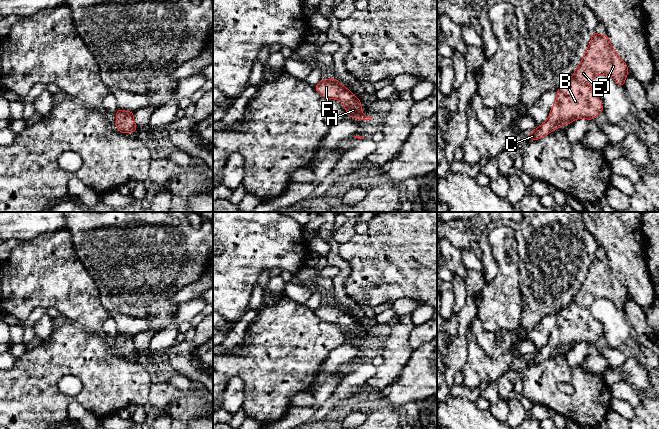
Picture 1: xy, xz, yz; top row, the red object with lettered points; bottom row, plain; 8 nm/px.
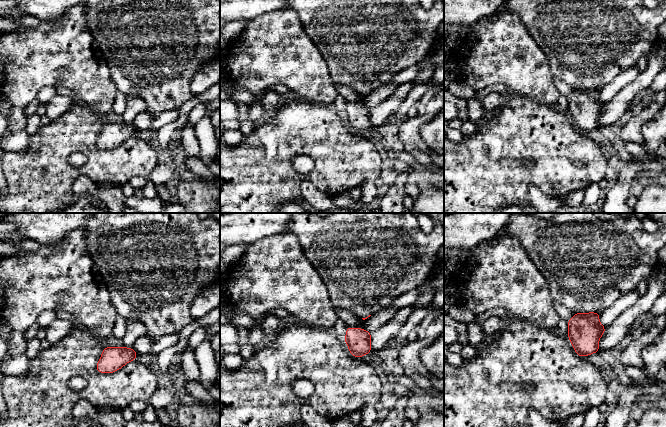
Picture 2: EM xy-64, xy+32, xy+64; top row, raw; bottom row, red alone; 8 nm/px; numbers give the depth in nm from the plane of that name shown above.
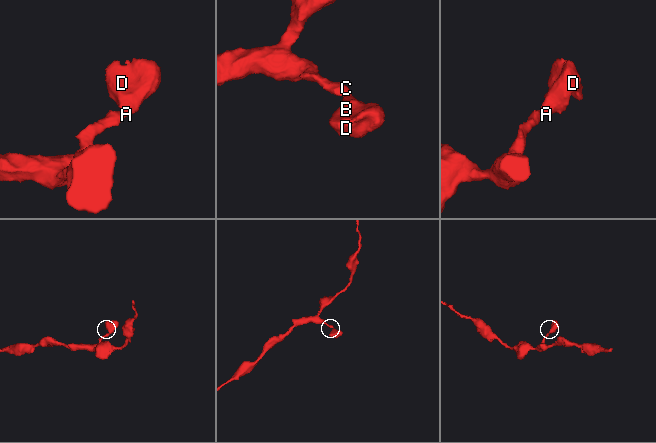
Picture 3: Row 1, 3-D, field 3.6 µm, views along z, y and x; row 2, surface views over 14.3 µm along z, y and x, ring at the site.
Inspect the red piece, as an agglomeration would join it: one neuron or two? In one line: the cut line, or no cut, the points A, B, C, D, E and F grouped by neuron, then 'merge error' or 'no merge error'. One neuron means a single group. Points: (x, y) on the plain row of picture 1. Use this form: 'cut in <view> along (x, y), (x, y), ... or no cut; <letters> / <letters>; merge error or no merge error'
no cut; A B C D E F; no merge error

